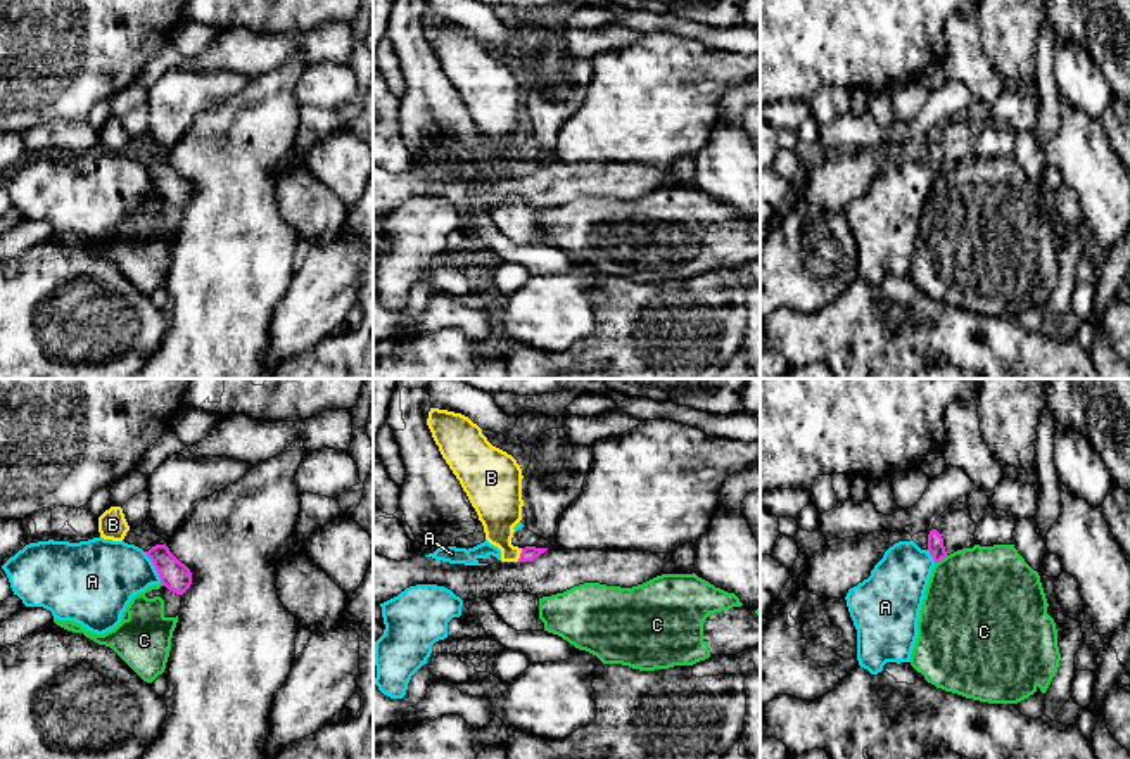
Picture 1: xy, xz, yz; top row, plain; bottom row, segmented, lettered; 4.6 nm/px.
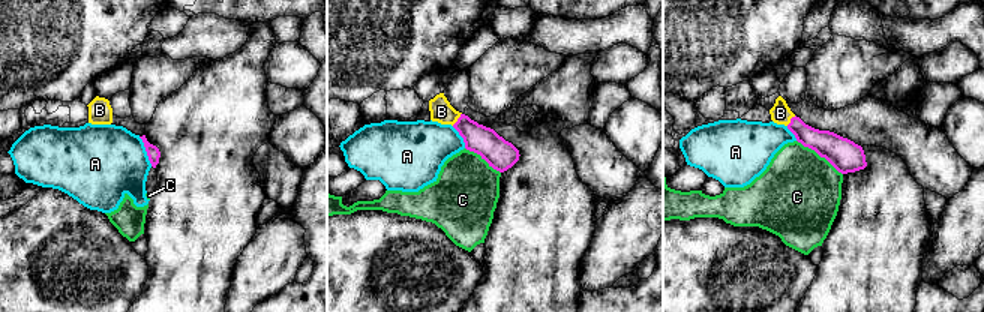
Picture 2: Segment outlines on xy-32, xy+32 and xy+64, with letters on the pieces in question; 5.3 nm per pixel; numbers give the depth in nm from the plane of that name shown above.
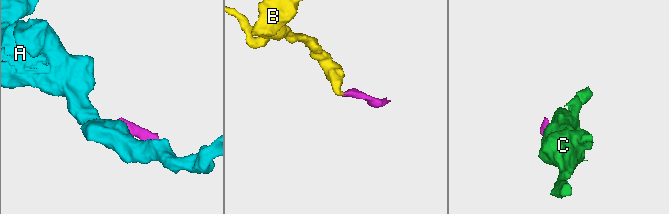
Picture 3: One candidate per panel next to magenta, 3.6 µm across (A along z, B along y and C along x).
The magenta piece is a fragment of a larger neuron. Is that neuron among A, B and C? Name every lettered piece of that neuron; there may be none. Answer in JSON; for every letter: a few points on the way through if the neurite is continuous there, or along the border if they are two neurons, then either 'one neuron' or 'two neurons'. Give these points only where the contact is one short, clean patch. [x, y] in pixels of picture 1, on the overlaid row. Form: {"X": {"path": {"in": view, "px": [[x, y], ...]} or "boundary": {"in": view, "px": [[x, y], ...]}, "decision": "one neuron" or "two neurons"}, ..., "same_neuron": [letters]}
{"A": {"boundary": {"in": "xy", "px": [[144, 552], [161, 581]]}, "decision": "two neurons"}, "B": {"path": {"in": "xz", "px": [[527, 554], [520, 555], [500, 535], [498, 507]]}, "decision": "one neuron"}, "C": {"decision": "two neurons"}, "same_neuron": ["B"]}

